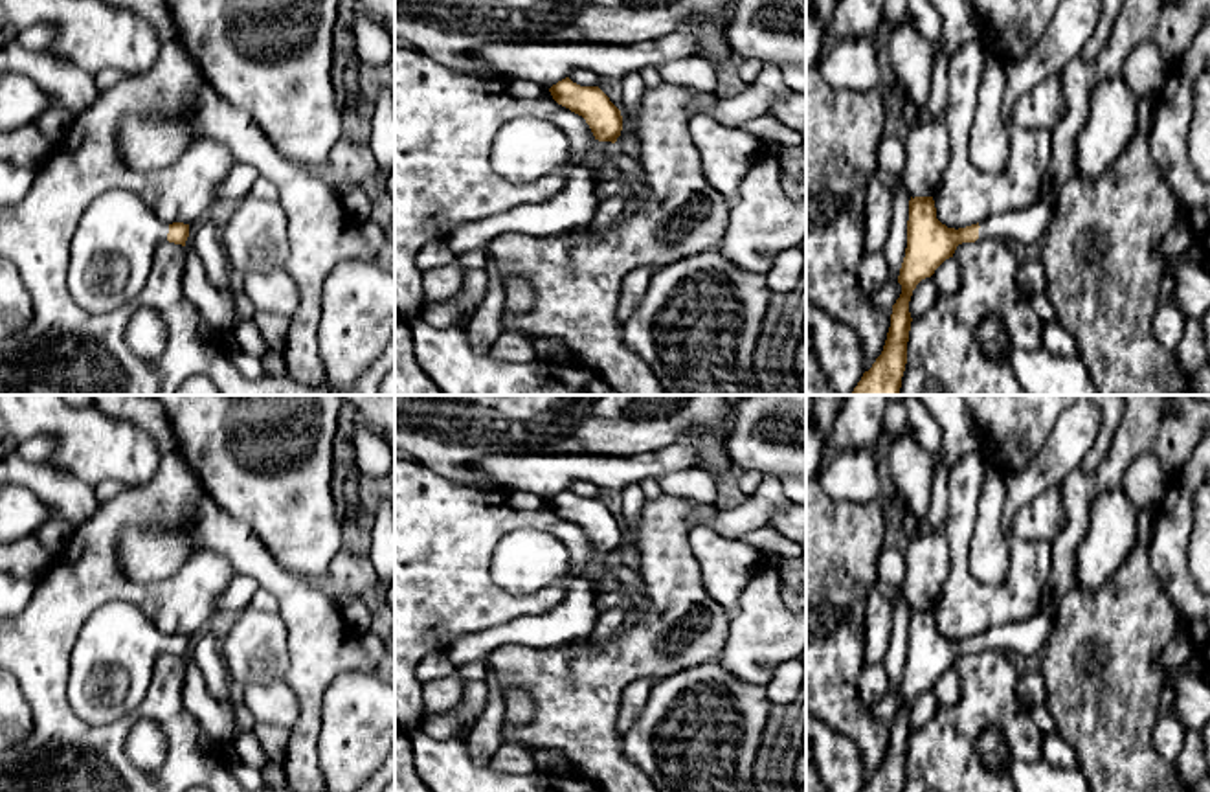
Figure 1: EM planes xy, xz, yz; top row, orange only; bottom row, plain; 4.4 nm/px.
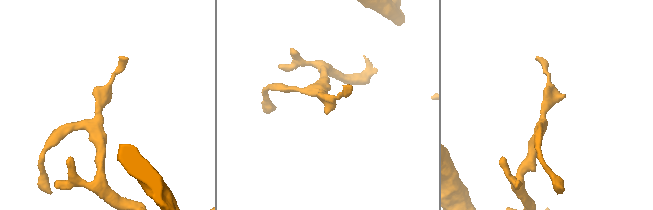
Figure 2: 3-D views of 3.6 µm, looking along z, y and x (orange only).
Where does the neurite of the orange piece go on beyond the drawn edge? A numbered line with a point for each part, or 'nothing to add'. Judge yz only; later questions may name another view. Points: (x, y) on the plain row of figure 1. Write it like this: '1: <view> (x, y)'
1: yz (1025, 638)

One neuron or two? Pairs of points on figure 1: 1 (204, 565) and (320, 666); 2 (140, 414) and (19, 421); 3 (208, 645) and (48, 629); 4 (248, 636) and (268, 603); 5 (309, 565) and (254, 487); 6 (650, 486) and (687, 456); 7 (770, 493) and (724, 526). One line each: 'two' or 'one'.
1: two
2: two
3: two
4: two
5: one
6: two
7: one

